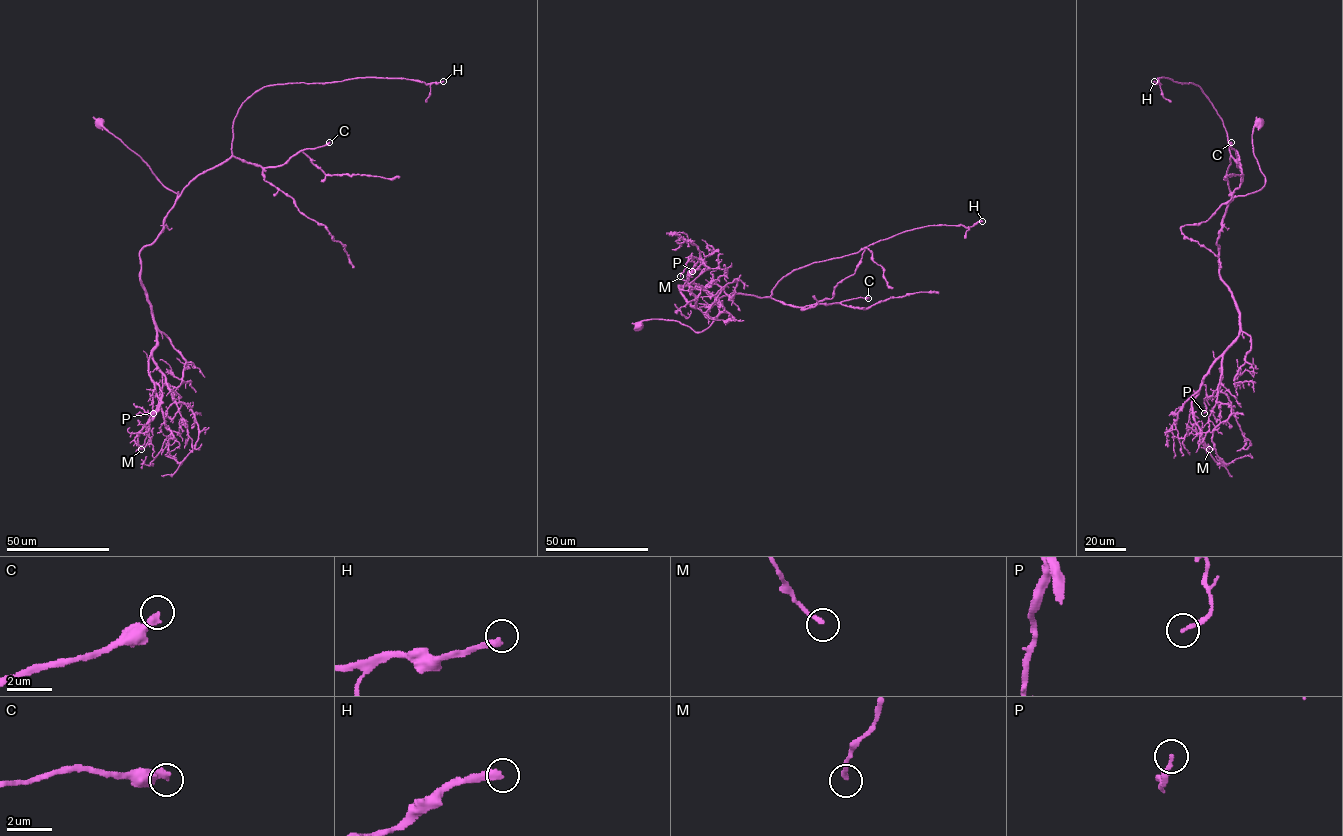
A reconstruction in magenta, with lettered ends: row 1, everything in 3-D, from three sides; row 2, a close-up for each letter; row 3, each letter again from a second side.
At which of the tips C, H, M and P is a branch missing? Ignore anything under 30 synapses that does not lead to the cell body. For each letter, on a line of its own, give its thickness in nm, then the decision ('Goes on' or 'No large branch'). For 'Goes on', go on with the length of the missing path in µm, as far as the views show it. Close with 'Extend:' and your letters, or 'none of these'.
C: Thickness 360 nm. No large branch
H: Thickness 360 nm. No large branch
M: Thickness 180 nm. No large branch
P: Thickness 150 nm. No large branch
Extend: none of these

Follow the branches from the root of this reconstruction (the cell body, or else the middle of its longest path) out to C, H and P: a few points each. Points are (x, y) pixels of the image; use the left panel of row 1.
C: (98, 123), (136, 153), (177, 198), (199, 174), (232, 156), (263, 167), (281, 166), (300, 151), (329, 142)
H: (98, 123), (177, 198), (197, 176), (231, 156), (238, 110), (264, 87), (366, 77), (443, 81)
P: (98, 123), (180, 196), (163, 230), (139, 254), (157, 342), (149, 361), (156, 384), (153, 413)

